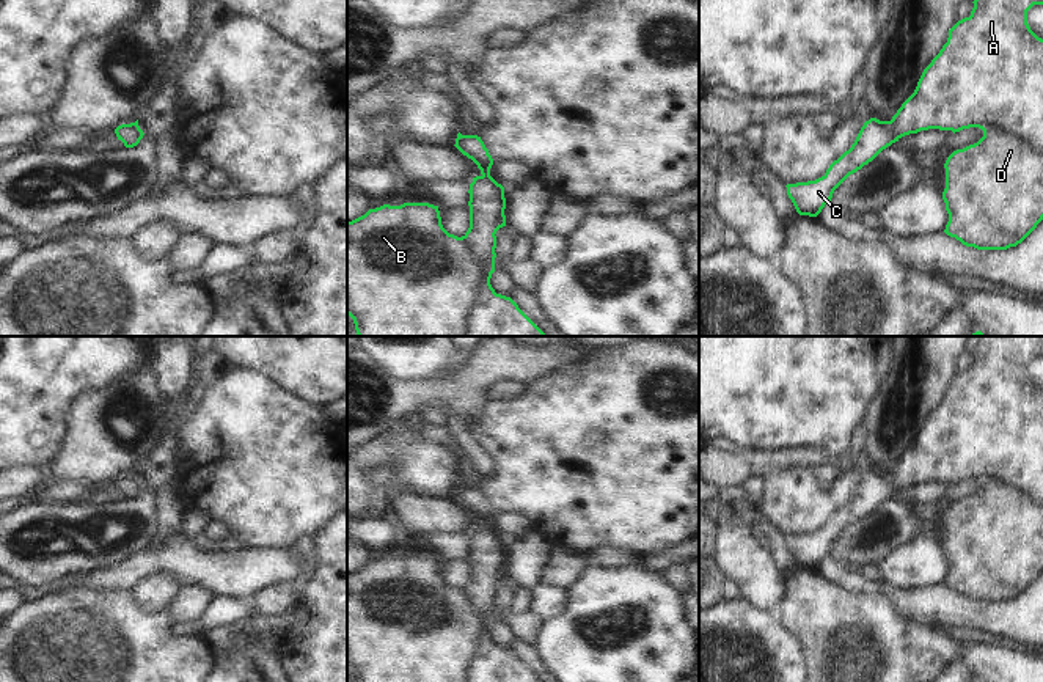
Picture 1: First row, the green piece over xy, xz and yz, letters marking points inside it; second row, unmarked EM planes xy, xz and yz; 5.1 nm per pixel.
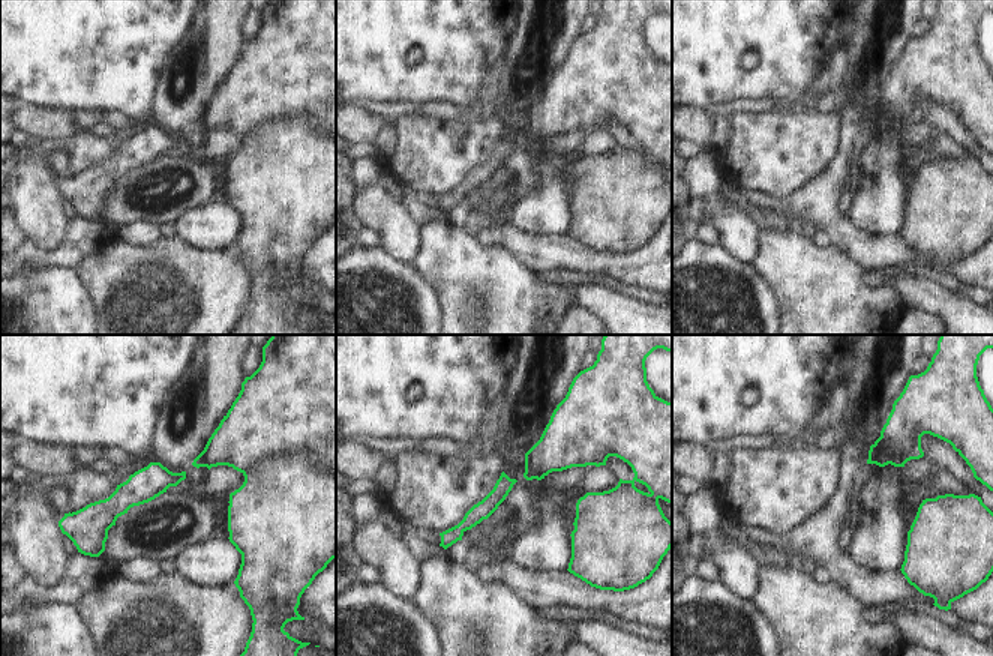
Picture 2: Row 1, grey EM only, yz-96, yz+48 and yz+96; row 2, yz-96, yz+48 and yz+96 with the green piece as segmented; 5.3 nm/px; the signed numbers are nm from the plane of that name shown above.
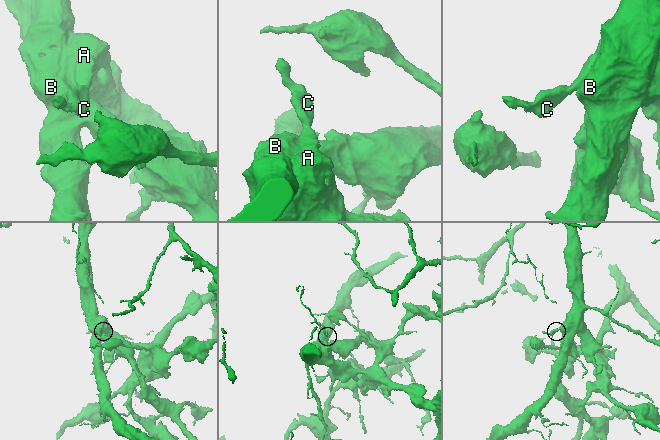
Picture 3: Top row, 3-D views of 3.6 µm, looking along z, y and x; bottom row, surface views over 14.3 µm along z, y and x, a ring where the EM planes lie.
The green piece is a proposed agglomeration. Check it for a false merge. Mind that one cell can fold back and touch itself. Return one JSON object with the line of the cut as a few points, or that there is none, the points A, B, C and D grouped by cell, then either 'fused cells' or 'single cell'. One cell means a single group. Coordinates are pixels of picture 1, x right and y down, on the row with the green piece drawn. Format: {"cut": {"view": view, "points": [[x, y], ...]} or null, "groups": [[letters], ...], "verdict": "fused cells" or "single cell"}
{"cut": null, "groups": [["A", "B", "C", "D"]], "verdict": "single cell"}

